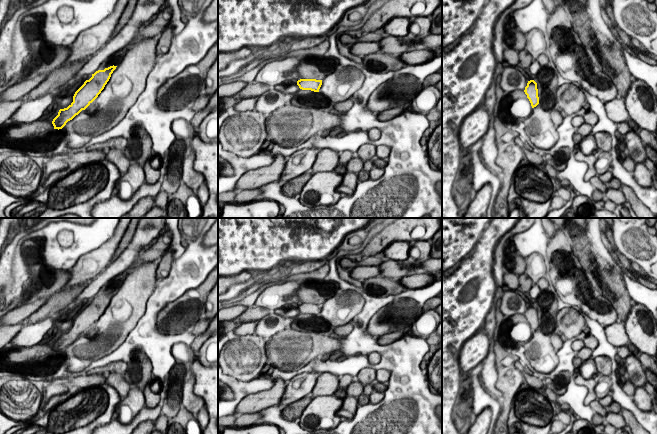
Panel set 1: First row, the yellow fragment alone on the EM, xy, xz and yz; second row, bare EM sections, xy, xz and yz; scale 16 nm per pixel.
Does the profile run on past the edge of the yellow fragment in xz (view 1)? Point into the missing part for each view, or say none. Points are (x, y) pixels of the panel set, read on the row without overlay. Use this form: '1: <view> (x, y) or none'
1: none

